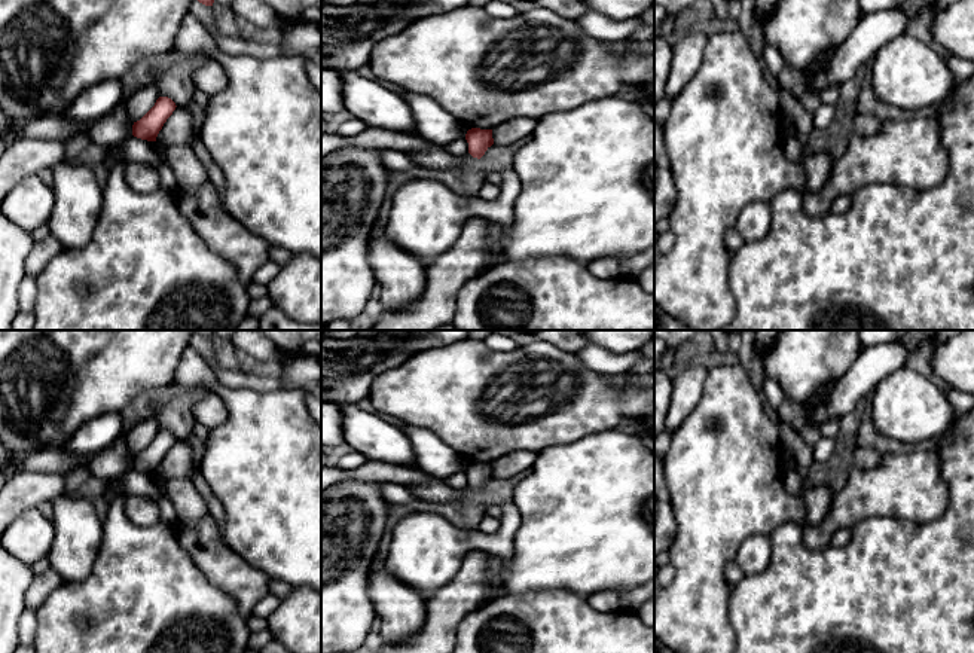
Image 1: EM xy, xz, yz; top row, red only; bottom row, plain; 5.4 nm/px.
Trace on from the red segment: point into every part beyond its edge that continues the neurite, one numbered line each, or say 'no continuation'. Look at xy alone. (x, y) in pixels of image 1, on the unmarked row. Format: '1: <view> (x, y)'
no continuation

